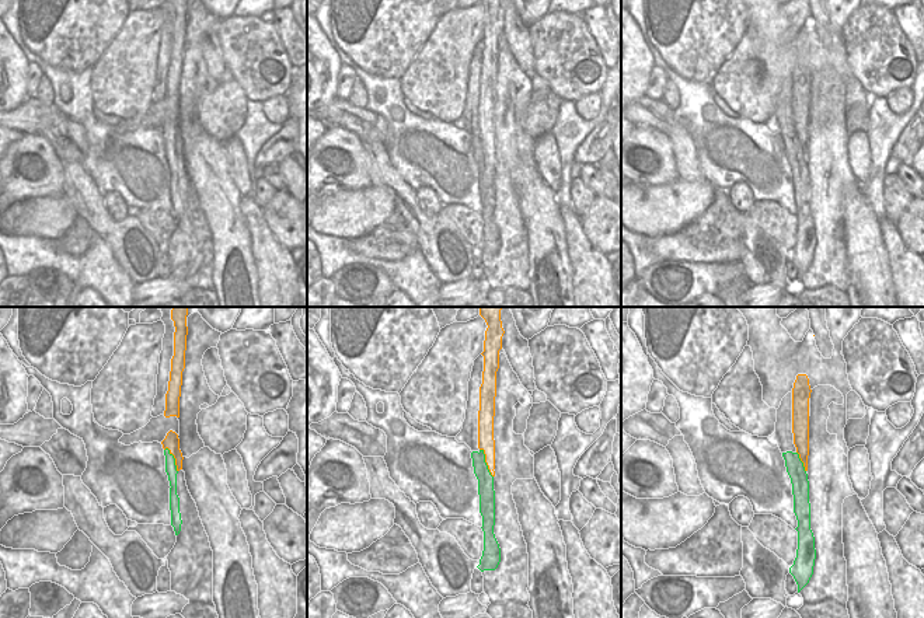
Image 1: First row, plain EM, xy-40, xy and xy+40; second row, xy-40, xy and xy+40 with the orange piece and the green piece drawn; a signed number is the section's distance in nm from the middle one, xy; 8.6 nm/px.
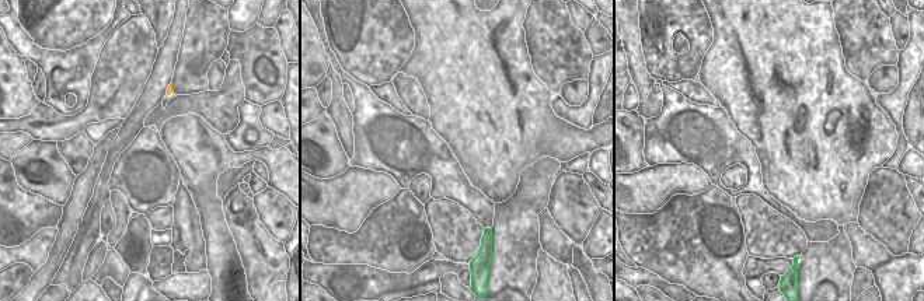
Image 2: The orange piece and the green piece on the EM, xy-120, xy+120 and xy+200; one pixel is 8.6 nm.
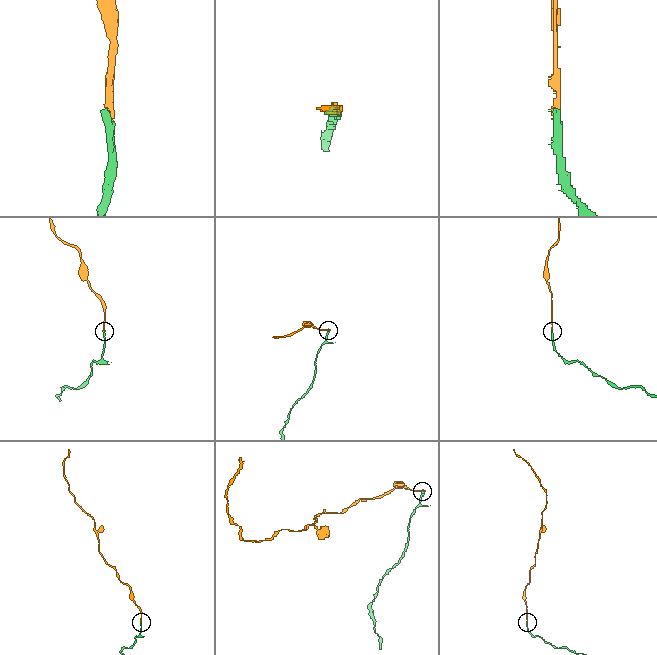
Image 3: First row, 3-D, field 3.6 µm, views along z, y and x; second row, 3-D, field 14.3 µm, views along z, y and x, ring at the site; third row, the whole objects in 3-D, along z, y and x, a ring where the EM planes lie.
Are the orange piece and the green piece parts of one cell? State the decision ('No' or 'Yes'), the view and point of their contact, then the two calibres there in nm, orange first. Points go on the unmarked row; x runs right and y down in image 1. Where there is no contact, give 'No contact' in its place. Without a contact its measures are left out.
No. Touches orange at xy (485, 147). Thickness 140 nm (orange) against 140 nm

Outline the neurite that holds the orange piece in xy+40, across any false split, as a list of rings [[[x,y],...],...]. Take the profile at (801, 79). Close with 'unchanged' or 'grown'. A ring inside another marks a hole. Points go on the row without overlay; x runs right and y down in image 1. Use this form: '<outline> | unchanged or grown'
[[[798,60],[792,74],[792,119],[794,130],[805,157],[809,142],[809,84],[810,71],[806,60]]] | unchanged

